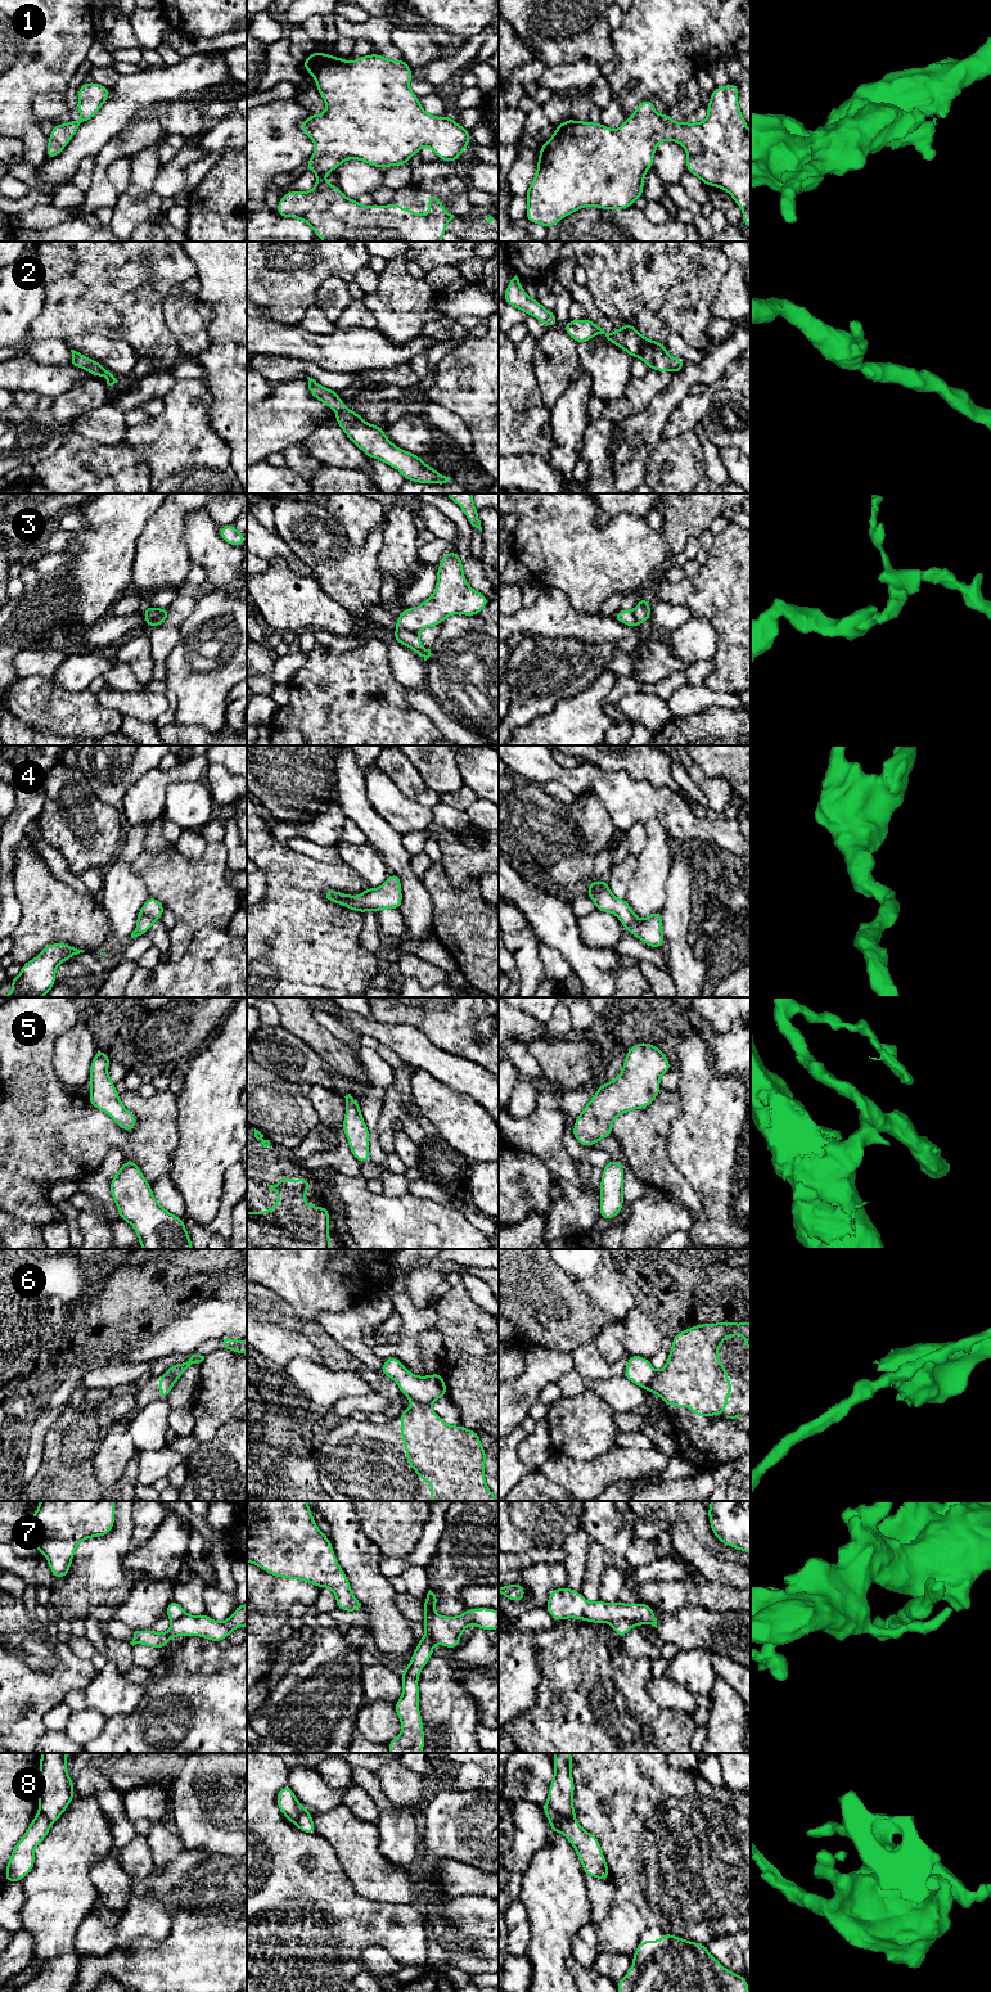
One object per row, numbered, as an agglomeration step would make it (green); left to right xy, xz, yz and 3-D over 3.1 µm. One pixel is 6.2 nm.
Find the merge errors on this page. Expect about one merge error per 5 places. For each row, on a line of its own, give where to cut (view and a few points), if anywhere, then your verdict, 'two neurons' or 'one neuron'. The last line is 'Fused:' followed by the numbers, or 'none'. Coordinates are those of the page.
1: no cut; one neuron
2: no cut; one neuron
3: cut in xz along (397, 629), (405, 629), (417, 634); two neurons
4: no cut; one neuron
5: no cut; one neuron
6: cut in xz along (411, 1400), (428, 1405); two neurons
7: cut in yz along (611, 1622), (629, 1619), (635, 1623); two neurons
8: cut in yz along (546, 1803), (566, 1819), (575, 1819); two neurons
Fused: 3, 6, 7, 8

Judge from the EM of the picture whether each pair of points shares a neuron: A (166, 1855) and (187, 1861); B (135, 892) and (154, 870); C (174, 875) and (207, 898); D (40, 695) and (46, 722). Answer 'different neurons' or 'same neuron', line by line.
A: different neurons
B: different neurons
C: same neuron
D: same neuron

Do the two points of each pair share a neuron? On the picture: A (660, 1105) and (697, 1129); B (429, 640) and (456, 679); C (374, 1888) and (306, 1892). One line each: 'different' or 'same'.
A: different
B: different
C: different

